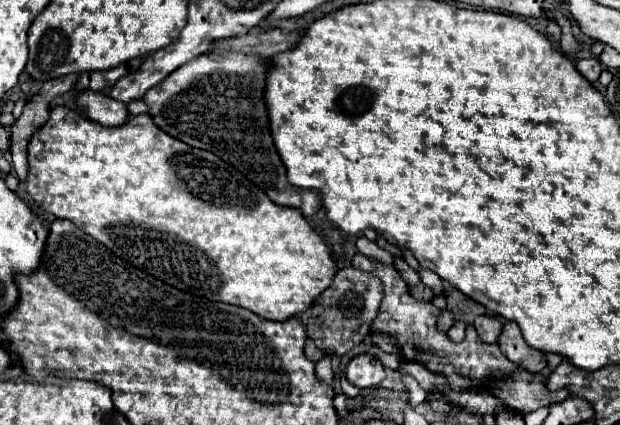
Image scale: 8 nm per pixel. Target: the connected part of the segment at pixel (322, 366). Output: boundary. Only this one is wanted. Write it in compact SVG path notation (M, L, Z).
M324 356L324 358L316 364L316 376L318 376L322 382L326 382L326 384L332 386L334 376L332 376L332 370L330 370L330 358L328 358L328 356Z

